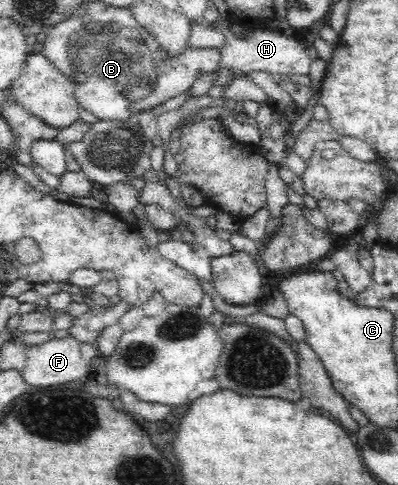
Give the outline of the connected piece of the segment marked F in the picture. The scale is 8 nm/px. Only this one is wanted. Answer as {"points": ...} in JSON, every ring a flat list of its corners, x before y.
{"points":[[71,335,53,338,27,349,21,375,29,388,44,388,56,384,74,384,90,370,82,359,80,343]]}

